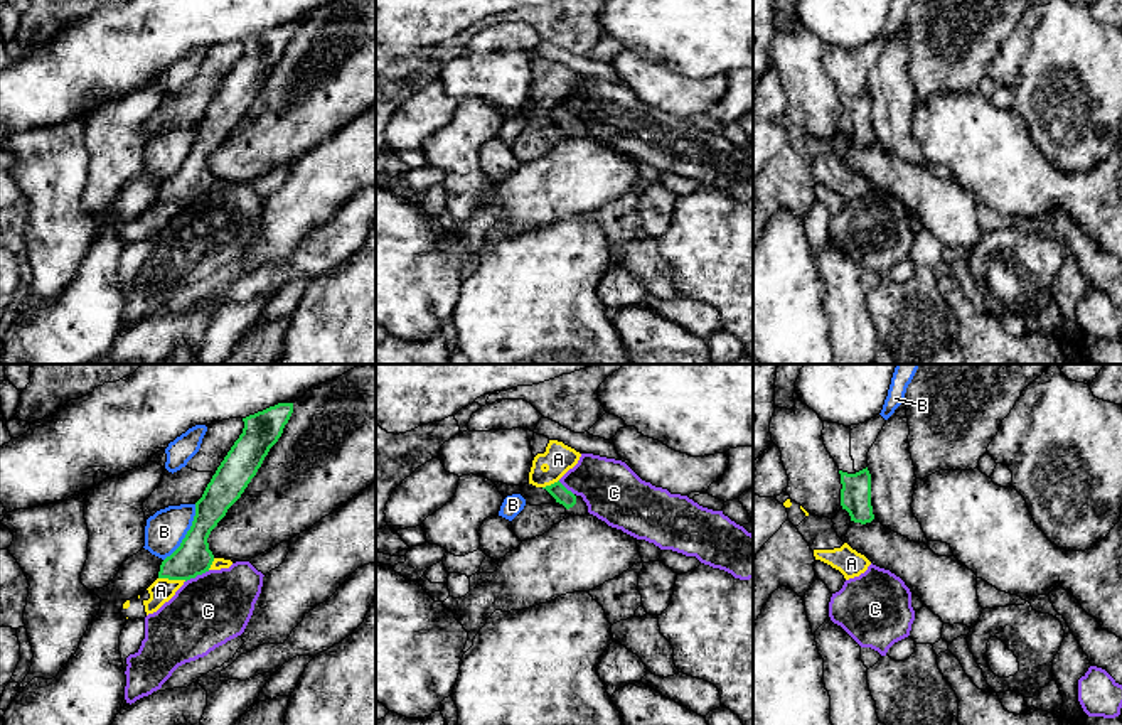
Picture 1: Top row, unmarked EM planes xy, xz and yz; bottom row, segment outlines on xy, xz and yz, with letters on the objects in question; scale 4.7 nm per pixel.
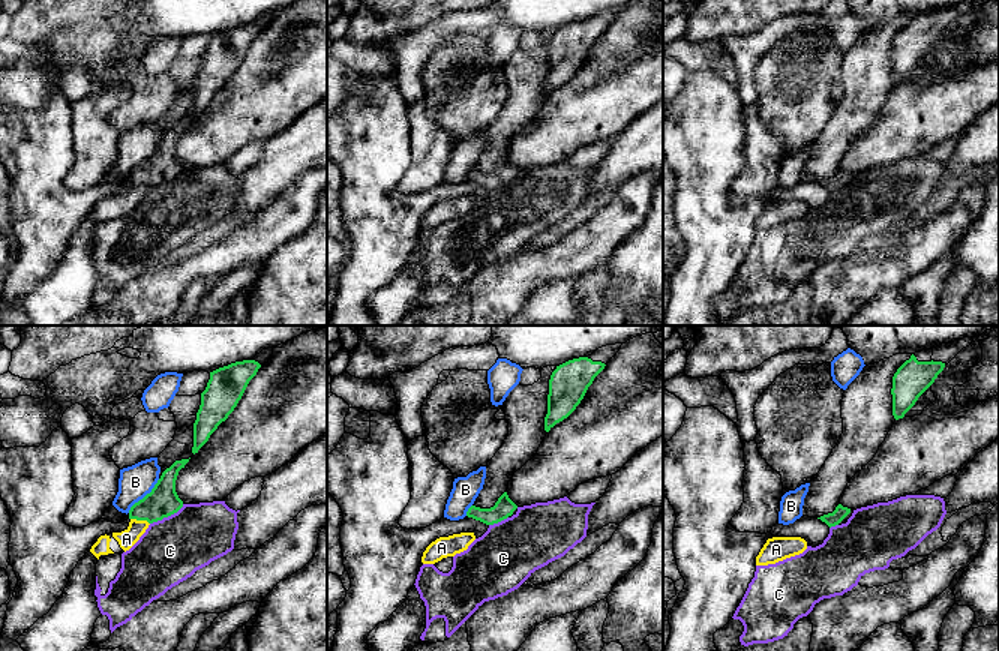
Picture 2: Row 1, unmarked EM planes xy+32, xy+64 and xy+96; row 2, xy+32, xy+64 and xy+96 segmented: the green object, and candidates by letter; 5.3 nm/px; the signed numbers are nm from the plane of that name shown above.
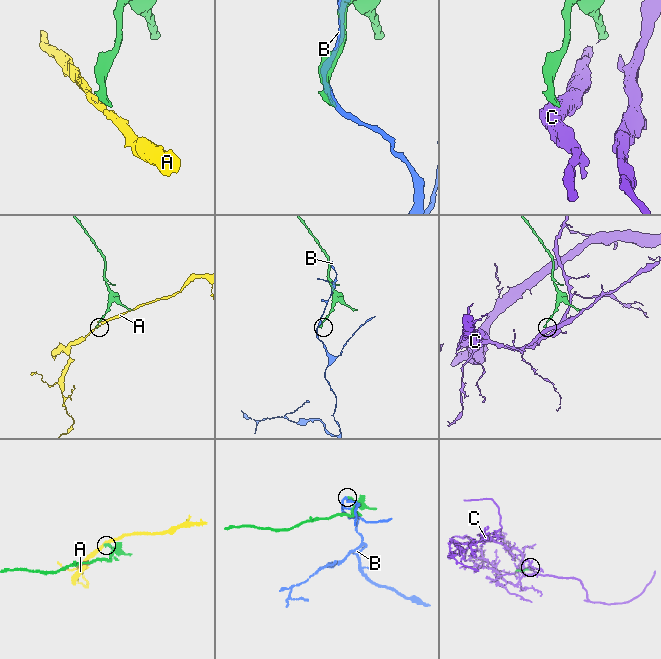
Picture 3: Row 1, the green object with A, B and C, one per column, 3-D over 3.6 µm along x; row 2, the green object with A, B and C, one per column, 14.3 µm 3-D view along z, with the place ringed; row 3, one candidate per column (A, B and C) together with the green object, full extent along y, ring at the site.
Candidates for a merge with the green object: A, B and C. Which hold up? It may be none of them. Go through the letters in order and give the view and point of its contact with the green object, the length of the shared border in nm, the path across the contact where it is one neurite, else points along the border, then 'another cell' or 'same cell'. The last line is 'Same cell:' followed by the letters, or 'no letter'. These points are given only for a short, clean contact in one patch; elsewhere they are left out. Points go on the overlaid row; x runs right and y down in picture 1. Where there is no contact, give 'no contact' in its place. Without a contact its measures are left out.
A: contact xy (172, 579); length 140 nm; border xy (159, 577), (186, 580); another cell
B: contact xy (187, 533); length 320 nm; another cell
C: contact xy (197, 574); length 130 nm; border xy (209, 570), (186, 582); another cell
Same cell: no letter

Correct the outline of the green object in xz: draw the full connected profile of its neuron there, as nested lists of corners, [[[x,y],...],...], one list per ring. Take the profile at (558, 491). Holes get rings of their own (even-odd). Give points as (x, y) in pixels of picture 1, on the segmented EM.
[[[559,481],[542,489],[546,489],[556,499],[556,502],[566,508],[566,514],[571,516],[588,514],[588,506],[583,501],[583,497],[568,491]]]

